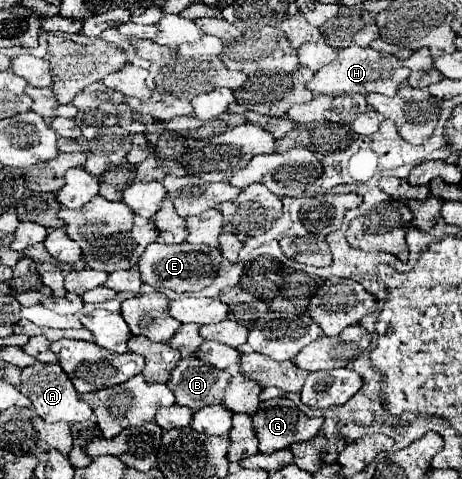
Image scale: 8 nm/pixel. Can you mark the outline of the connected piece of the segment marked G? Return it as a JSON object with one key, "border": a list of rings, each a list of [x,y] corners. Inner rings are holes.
{"border":[[[272,398],[260,404],[260,410],[252,414],[252,424],[254,424],[254,434],[258,438],[258,450],[264,454],[288,448],[292,442],[304,442],[310,440],[318,434],[324,418],[306,418],[292,400],[288,398]]]}

